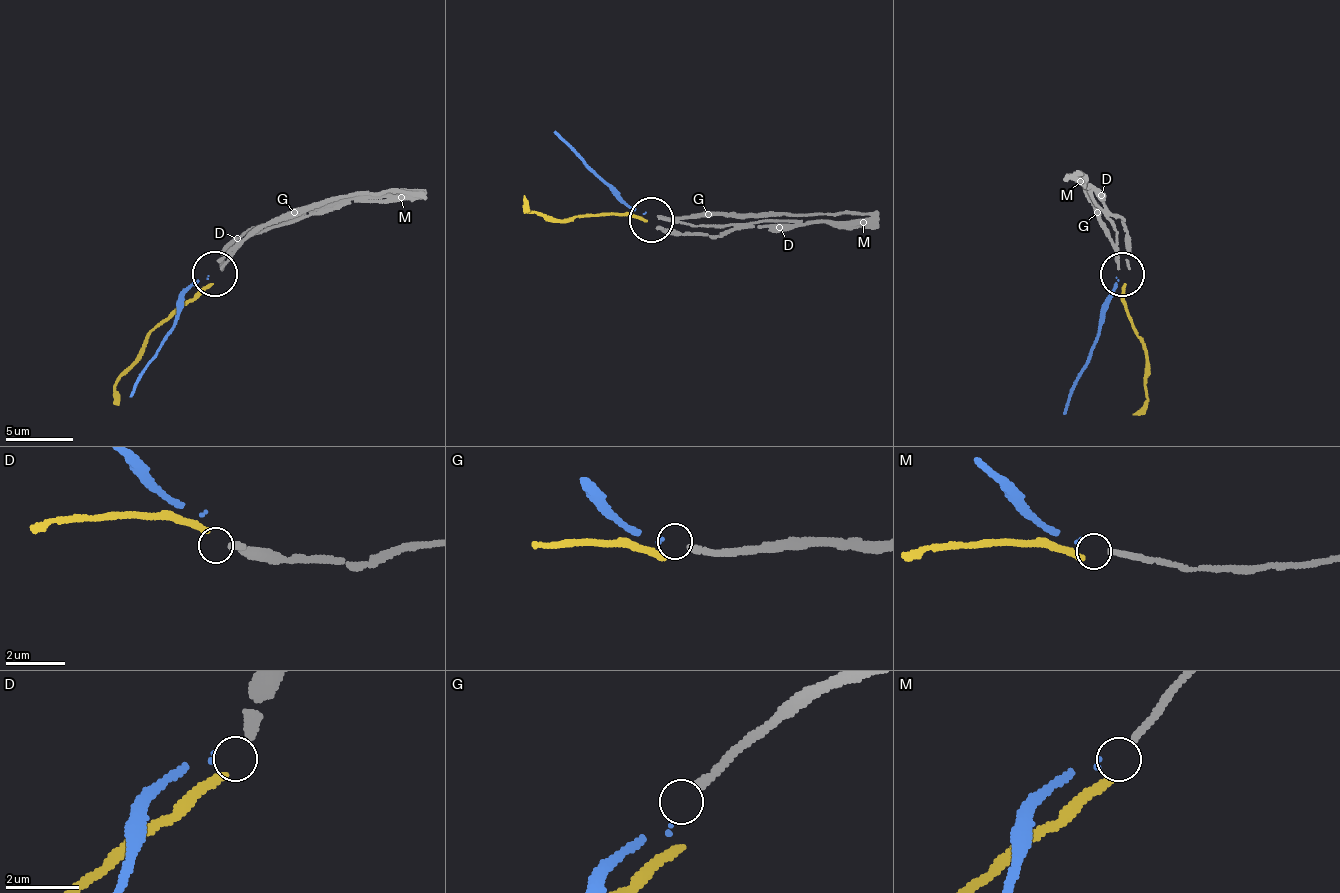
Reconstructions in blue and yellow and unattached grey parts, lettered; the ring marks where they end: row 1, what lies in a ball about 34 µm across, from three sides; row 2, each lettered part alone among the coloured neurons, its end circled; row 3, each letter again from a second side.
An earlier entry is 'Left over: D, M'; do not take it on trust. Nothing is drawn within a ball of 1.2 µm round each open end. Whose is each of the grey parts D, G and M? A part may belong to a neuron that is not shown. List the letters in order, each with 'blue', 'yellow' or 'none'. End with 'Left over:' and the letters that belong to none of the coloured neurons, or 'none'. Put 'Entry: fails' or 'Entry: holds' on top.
Entry: fails
D: yellow
G: none
M: none
Left over: G, M

